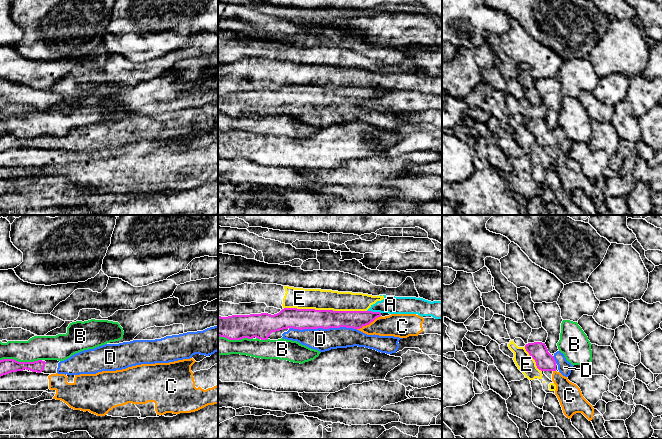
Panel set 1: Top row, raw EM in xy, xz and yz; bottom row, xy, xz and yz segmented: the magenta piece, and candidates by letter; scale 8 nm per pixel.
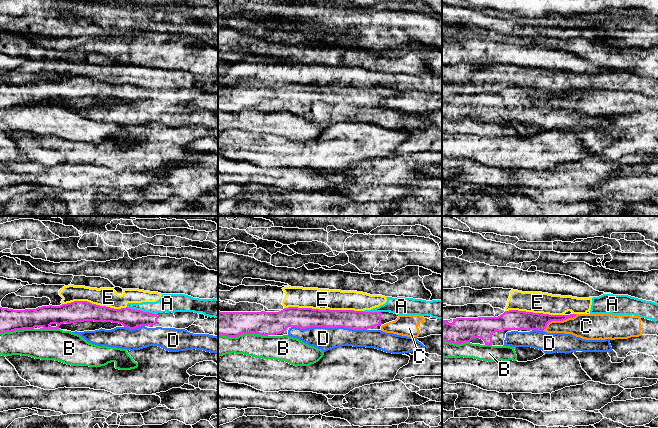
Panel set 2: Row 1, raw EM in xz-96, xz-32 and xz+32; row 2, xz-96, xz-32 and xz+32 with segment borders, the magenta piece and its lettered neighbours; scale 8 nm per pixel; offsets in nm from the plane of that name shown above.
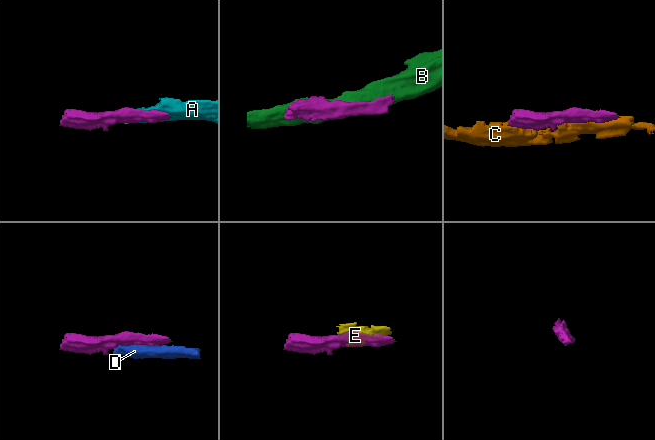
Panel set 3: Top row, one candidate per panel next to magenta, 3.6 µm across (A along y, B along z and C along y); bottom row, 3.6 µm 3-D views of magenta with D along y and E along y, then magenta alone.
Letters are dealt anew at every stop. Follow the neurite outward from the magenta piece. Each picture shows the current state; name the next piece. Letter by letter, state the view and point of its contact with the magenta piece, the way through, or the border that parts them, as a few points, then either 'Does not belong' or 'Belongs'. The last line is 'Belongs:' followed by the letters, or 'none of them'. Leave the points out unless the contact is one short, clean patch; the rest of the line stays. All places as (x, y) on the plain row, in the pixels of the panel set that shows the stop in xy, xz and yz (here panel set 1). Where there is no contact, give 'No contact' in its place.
A: Touches magenta at xz (374, 88). Boundary: xz (367, 86), (380, 89). Does not belong
B: Touches magenta at xy (21, 138). Does not belong
C: Touches magenta at xz (368, 100). Does not belong
D: Touches magenta at xz (322, 103). Belongs
E: Touches magenta at xz (325, 86). Does not belong
Belongs: D

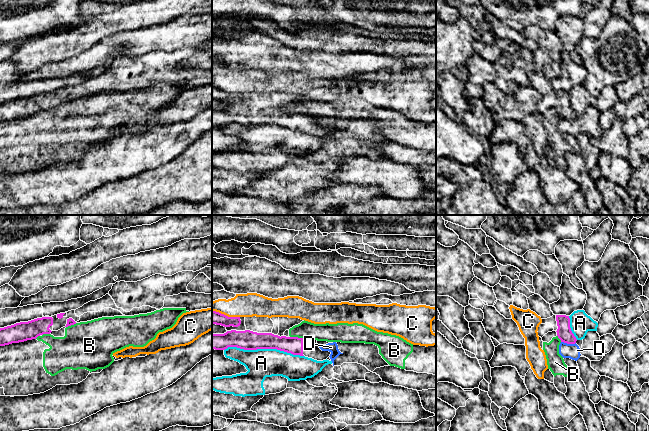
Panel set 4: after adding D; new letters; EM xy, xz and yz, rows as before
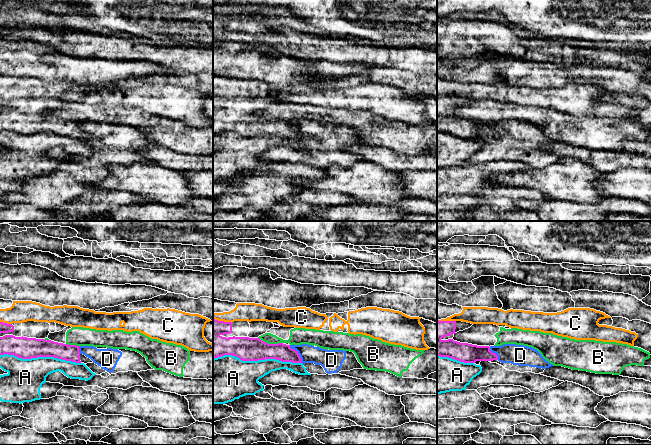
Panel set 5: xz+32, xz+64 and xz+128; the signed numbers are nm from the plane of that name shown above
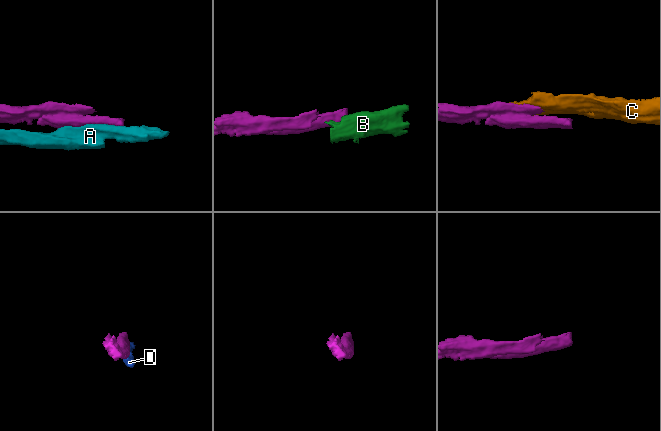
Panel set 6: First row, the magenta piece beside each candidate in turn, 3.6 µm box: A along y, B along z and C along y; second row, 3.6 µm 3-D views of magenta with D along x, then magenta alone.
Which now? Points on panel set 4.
A: Touches magenta at xz (264, 124). Does not belong
B: Touches magenta at xz (297, 113). Boundary: xz (290, 112), (304, 114). Does not belong
C: Touches magenta at xz (225, 91). Boundary: xz (212, 86), (228, 92), (239, 93). Does not belong
D: Touches magenta at yz (568, 119). Does not belong
Belongs: none of them

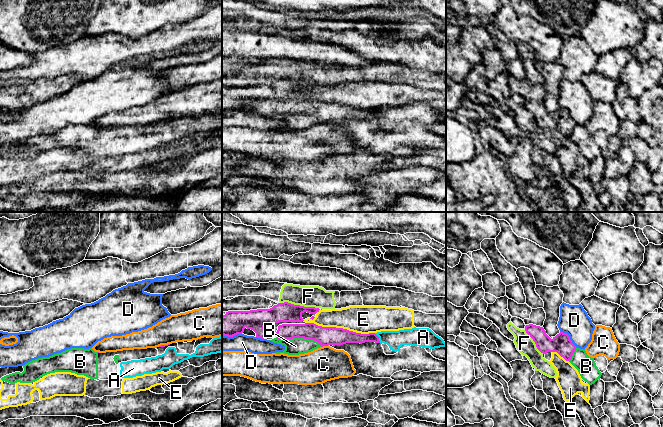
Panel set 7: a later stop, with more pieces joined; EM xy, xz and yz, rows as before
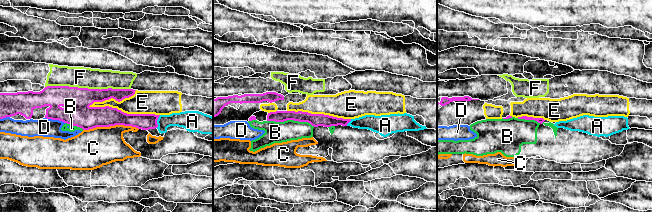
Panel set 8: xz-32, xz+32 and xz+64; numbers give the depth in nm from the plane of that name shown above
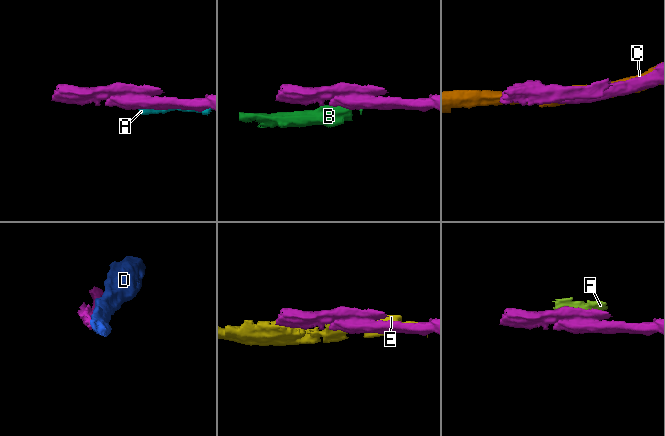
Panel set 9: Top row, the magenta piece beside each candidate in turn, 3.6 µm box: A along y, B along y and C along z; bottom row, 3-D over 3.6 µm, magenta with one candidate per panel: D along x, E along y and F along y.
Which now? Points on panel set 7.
A: Touches magenta at xz (378, 114). Does not belong
B: Touches magenta at xz (299, 113). Does not belong
C: Touches magenta at xz (324, 121). Does not belong
D: Touches magenta at yz (569, 113). Does not belong
E: Touches magenta at xz (340, 104). Does not belong
F: Touches magenta at xz (299, 81). Does not belong
Belongs: none of them

